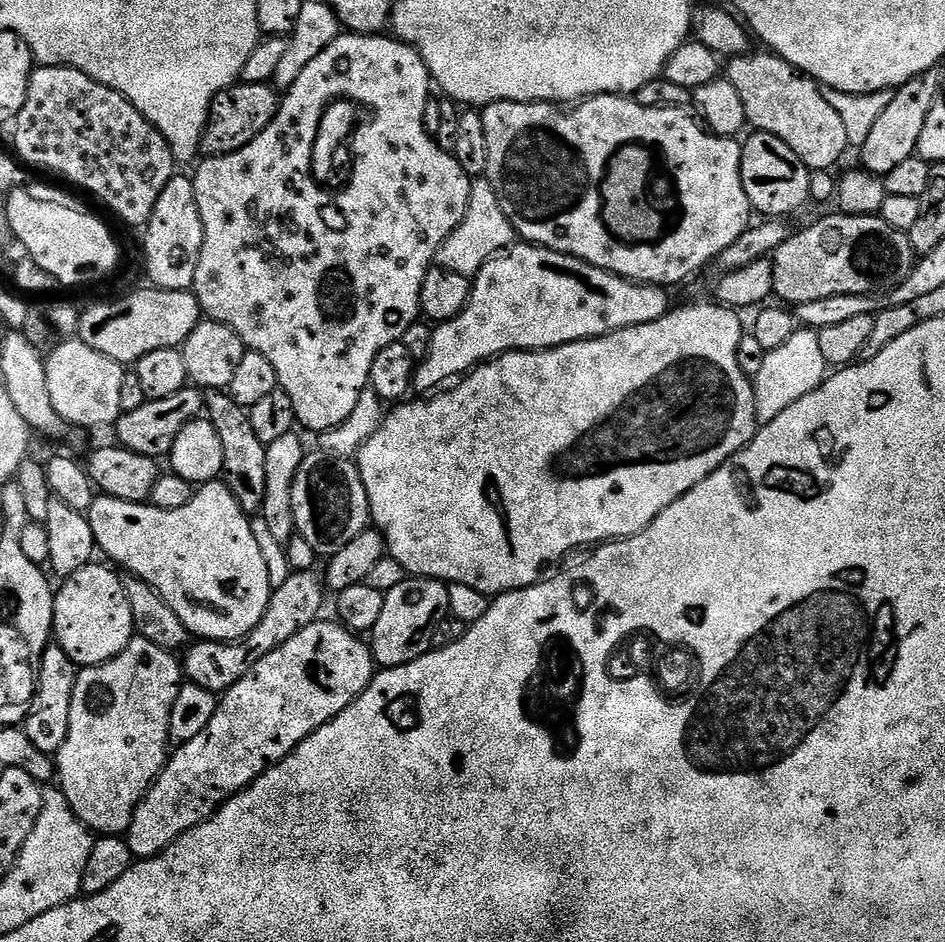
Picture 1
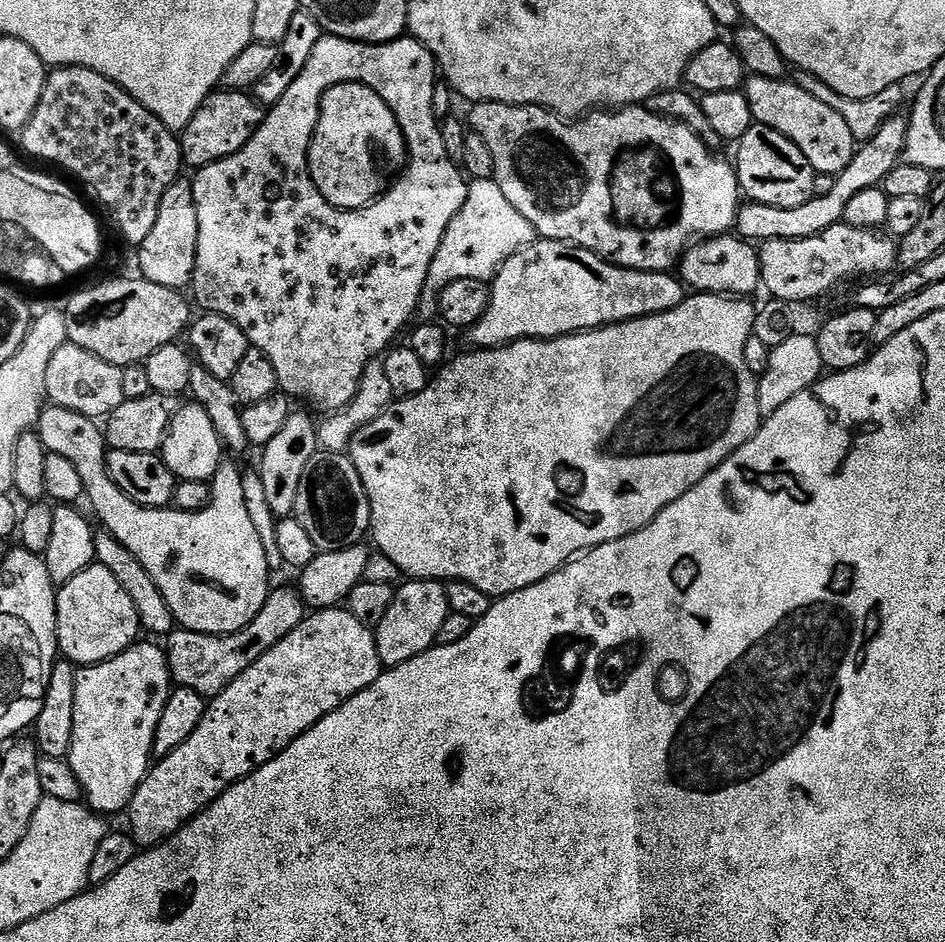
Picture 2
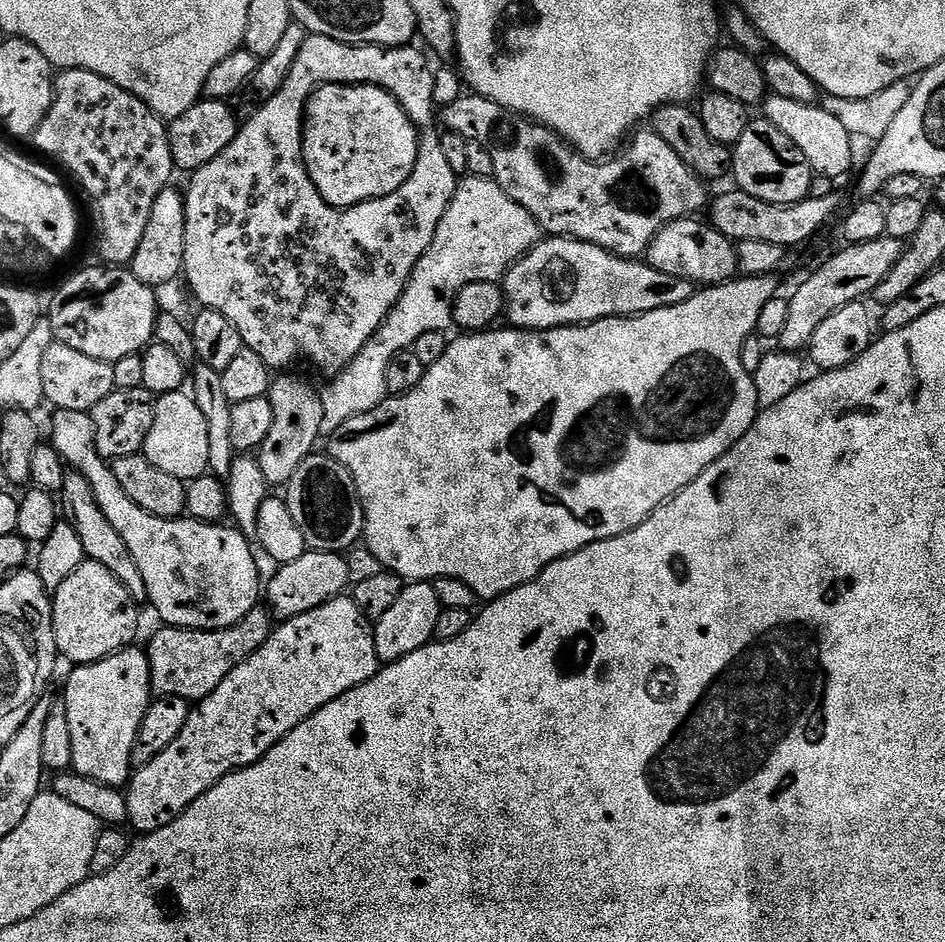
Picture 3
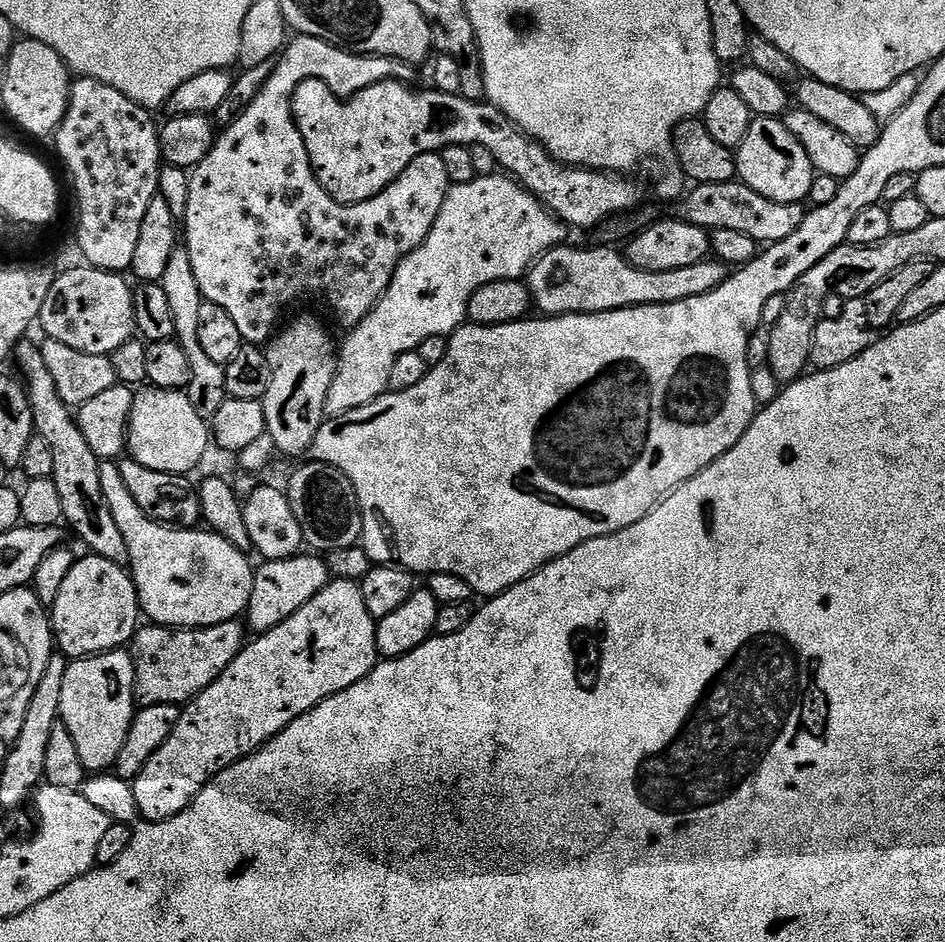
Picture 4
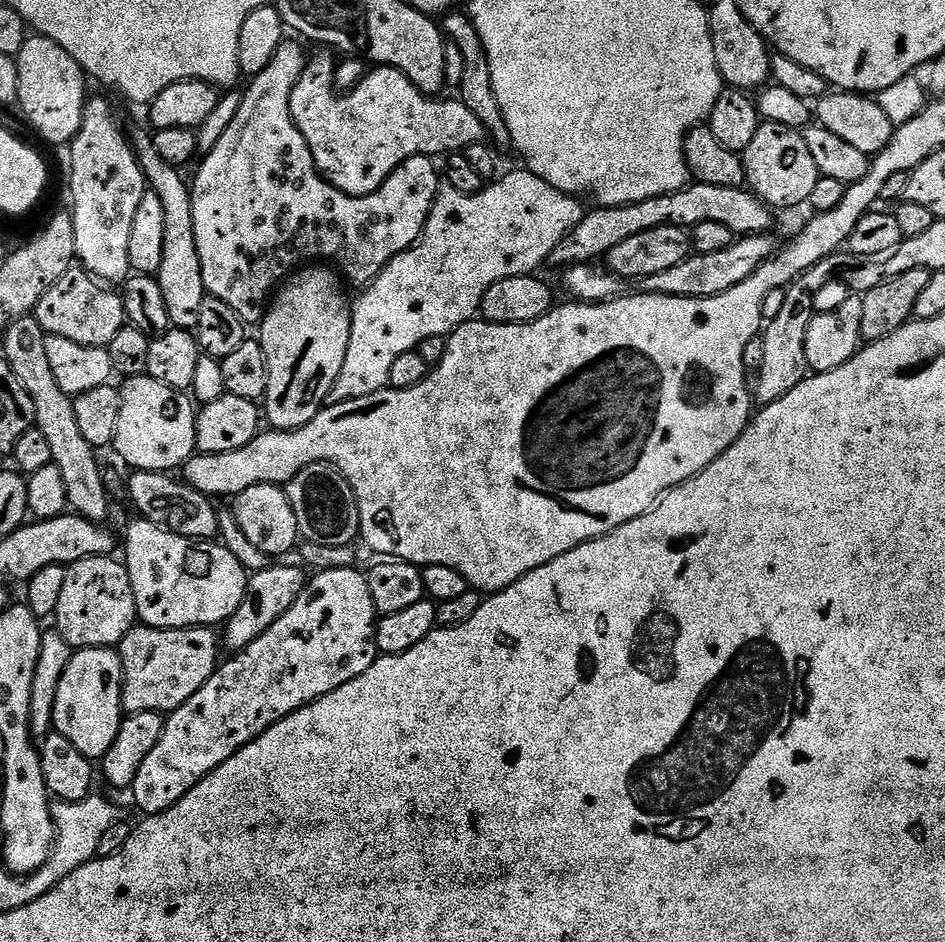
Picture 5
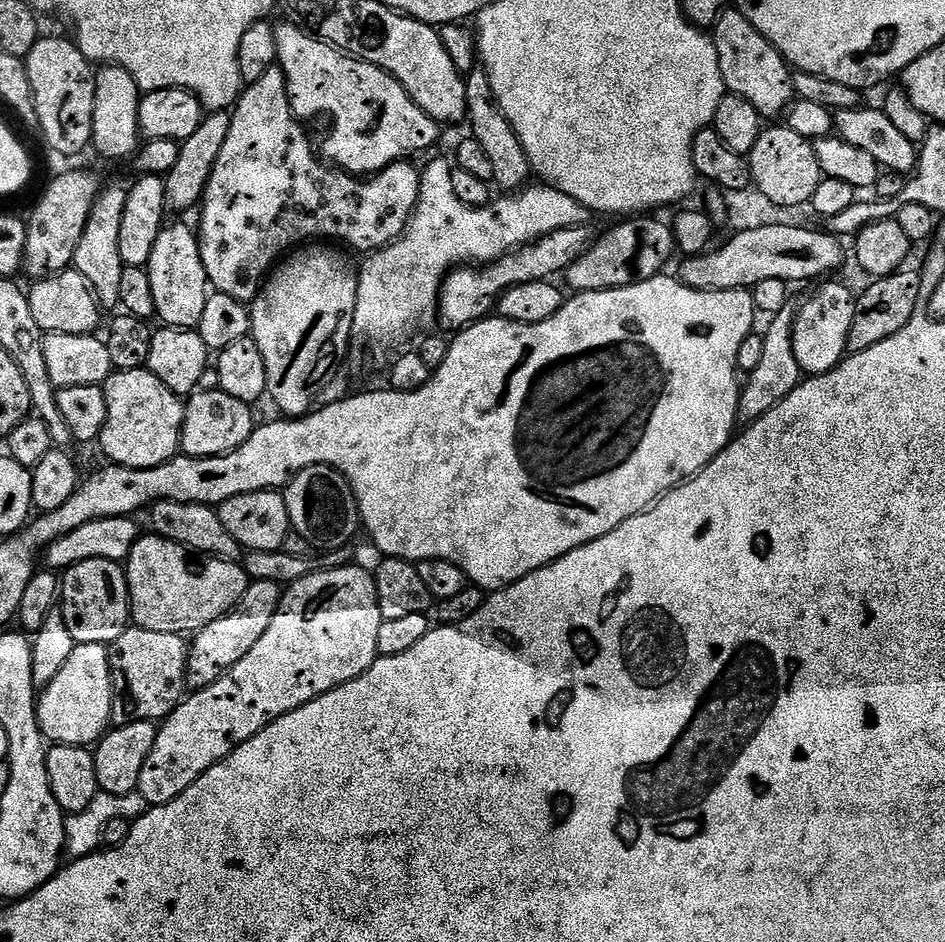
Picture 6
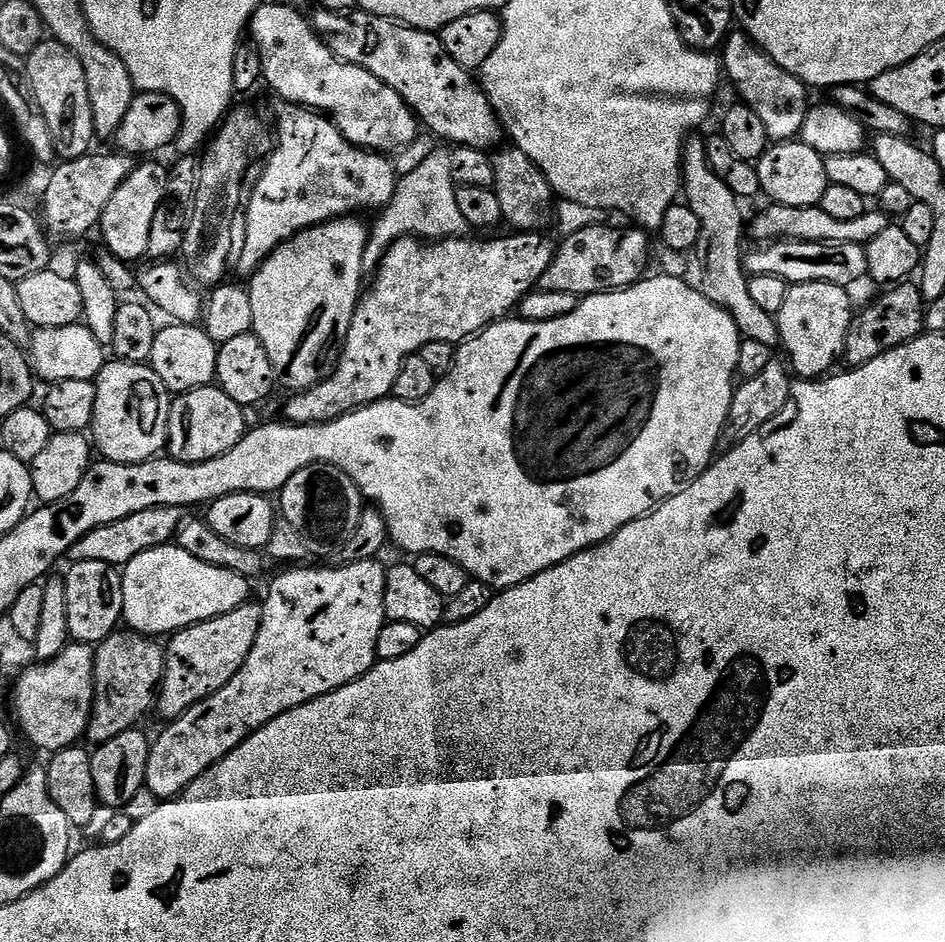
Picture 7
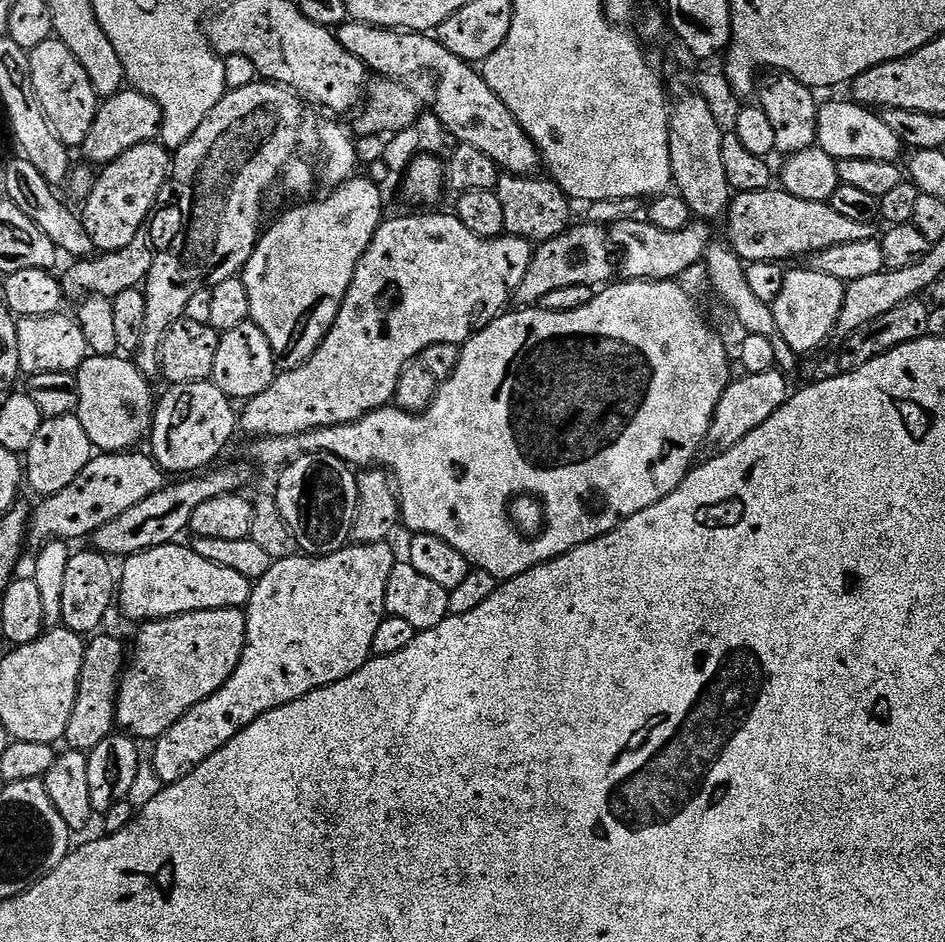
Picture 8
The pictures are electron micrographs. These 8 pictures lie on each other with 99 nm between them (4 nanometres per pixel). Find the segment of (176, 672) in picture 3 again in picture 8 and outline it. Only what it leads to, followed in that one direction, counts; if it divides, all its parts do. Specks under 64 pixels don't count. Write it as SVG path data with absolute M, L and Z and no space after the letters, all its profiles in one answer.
M93 635L84 646L78 694L63 738L63 743L73 752L92 752L94 746L113 735L116 728L116 696L120 693L120 677L126 667L126 648L124 652L124 644L118 637L104 635Z

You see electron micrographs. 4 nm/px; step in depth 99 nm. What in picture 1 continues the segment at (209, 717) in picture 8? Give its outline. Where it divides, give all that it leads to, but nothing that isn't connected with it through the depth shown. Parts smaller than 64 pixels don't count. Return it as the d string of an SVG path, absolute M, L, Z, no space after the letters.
M335 619L315 620L306 630L298 630L282 646L278 646L262 662L254 665L234 686L219 697L214 718L198 738L179 745L169 755L152 789L138 802L126 839L133 857L145 860L166 850L186 830L198 826L213 816L221 804L234 793L253 784L267 768L289 756L314 730L333 720L350 702L357 700L366 690L374 675L372 649L364 644L357 633Z

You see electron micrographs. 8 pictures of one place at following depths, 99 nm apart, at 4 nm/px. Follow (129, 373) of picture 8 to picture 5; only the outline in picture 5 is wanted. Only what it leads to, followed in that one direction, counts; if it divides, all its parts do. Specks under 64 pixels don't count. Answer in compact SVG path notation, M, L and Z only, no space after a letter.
M129 376L119 385L120 409L114 449L138 472L166 472L183 469L197 451L197 405L187 391L166 386L153 376Z

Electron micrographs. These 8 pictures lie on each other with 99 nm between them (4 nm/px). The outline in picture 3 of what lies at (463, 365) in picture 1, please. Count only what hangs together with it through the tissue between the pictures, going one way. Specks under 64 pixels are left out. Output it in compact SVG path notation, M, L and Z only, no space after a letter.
M567 236L541 239L540 243L521 258L502 281L506 320L511 327L539 330L541 328L571 328L593 324L611 316L640 316L650 310L662 310L686 302L694 294L689 280L674 278L674 274L662 274L636 258L615 256L604 248L581 240L569 240Z

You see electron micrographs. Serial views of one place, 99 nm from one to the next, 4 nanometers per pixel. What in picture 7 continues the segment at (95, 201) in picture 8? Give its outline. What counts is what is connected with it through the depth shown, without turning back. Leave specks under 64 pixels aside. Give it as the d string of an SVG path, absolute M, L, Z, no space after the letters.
M137 163L132 173L114 190L114 196L106 202L98 233L104 239L103 247L118 259L133 262L147 255L154 214L168 196L169 175L169 169L160 164Z

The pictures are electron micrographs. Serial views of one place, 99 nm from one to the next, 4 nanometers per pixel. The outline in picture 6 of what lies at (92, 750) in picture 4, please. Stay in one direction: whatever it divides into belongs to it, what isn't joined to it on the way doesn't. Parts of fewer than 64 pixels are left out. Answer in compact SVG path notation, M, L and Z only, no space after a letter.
M77 644L74 654L62 671L39 693L36 702L38 722L45 740L52 744L69 744L79 748L95 745L112 724L112 671L108 649L102 644Z

